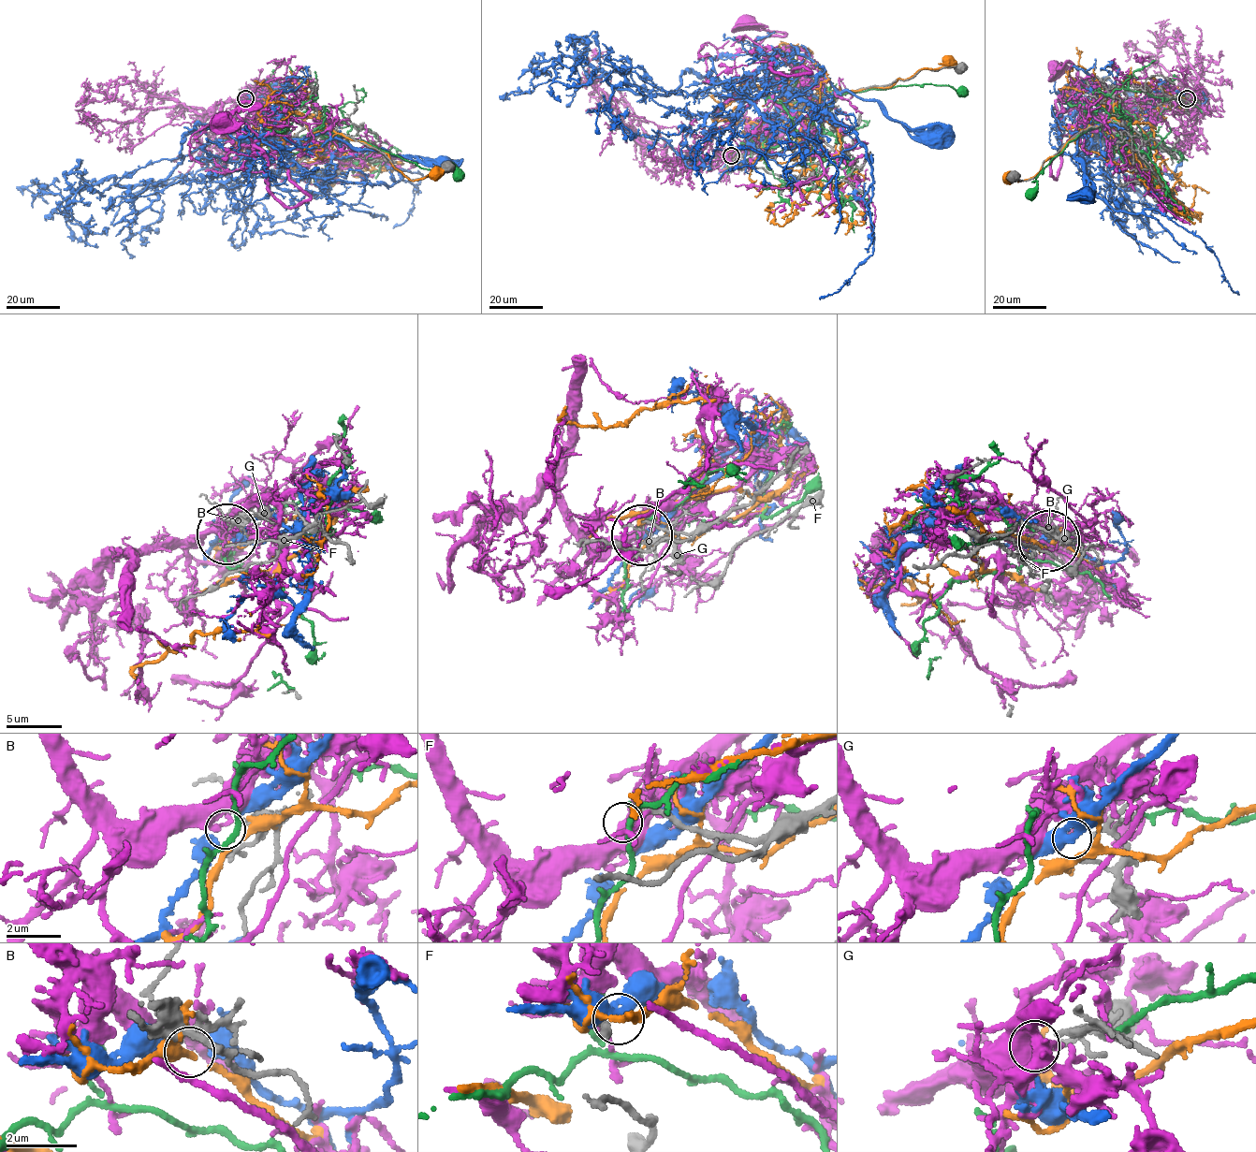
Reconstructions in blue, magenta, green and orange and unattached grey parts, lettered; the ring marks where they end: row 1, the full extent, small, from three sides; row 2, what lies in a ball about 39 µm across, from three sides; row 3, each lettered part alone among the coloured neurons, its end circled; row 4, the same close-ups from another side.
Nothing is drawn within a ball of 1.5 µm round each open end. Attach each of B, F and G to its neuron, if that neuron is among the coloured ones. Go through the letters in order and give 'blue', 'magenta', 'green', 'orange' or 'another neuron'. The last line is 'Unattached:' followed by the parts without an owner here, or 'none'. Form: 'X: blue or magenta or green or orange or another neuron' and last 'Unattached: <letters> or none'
B: magenta
F: another neuron
G: blue
Unattached: F

